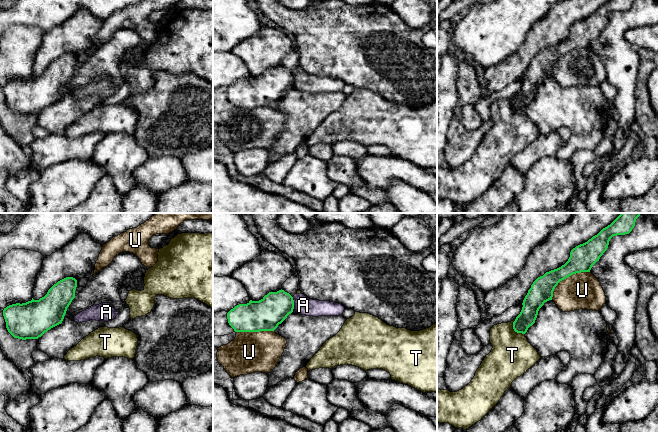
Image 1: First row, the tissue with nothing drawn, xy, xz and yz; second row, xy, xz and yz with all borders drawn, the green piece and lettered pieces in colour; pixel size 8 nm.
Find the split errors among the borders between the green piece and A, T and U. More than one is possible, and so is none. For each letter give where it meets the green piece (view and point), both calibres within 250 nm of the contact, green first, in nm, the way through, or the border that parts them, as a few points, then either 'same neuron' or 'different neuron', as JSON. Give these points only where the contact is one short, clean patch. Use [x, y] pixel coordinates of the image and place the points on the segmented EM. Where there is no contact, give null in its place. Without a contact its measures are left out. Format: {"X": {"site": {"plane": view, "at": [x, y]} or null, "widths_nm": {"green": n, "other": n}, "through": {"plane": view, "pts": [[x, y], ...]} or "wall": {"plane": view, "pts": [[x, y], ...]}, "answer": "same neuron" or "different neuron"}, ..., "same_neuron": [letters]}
{"A": {"site": {"plane": "xz", "at": [293, 304]}, "widths_nm": {"green": 260, "other": 150}, "wall": {"plane": "xz", "pts": [[292, 297], [293, 311]]}, "answer": "different neuron"}, "T": {"site": {"plane": "yz", "at": [514, 330]}, "widths_nm": {"green": 140, "other": 340}, "answer": "different neuron"}, "U": {"site": {"plane": "yz", "at": [565, 278]}, "widths_nm": {"green": 200, "other": 280}, "answer": "different neuron"}, "same_neuron": []}

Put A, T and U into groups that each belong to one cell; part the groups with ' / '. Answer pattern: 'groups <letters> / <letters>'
groups A T / U

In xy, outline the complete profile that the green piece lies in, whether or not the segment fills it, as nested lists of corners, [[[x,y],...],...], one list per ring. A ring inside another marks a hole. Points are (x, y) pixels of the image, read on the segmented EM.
[[[66,277],[54,284],[39,300],[16,303],[3,310],[8,332],[22,340],[38,339],[62,323],[67,308],[75,298],[77,280]]]

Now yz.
[[[621,213],[597,235],[573,248],[564,265],[538,277],[528,290],[522,303],[522,310],[513,322],[514,331],[525,334],[535,323],[539,309],[545,302],[552,300],[553,291],[558,283],[573,274],[590,272],[592,266],[607,250],[610,239],[613,236],[629,234],[641,214]]]

